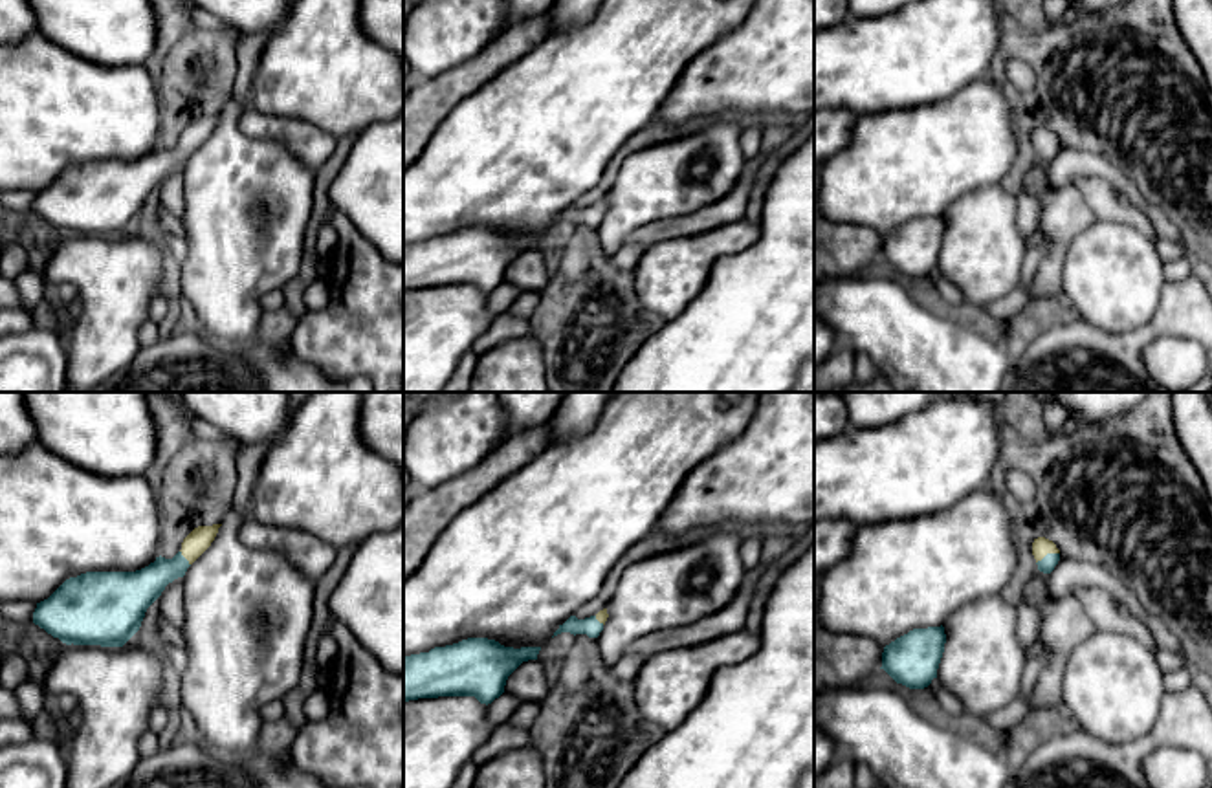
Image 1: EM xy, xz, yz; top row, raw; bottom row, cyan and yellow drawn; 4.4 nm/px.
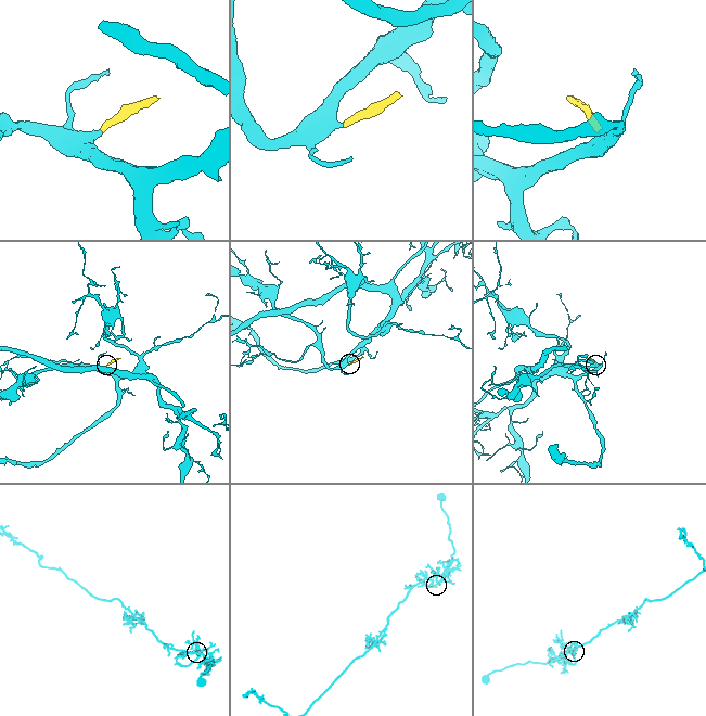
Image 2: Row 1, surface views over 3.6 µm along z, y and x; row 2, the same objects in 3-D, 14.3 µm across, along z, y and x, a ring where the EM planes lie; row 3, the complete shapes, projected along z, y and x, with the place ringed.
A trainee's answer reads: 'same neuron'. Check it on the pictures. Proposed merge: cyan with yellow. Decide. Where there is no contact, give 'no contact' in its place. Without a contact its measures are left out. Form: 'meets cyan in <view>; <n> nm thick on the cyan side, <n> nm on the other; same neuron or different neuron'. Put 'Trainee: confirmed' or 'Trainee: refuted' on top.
Trainee: confirmed
meets cyan in yz; 70 nm thick on the cyan side, 80 nm on the other; same neuron

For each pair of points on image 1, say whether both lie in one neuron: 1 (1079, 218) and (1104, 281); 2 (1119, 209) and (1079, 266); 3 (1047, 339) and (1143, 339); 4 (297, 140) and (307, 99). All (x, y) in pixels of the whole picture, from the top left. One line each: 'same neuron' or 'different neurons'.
1: different neurons
2: different neurons
3: same neuron
4: different neurons

